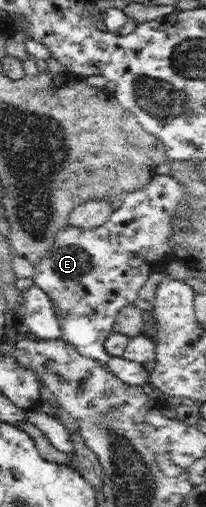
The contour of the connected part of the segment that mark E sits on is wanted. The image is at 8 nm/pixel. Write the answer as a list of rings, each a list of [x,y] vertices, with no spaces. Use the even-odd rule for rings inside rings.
[[[155,174],[151,181],[137,191],[125,192],[119,209],[115,209],[109,219],[95,229],[81,229],[68,225],[57,231],[53,248],[45,253],[41,261],[34,265],[33,281],[35,286],[47,293],[53,302],[53,309],[61,326],[60,338],[75,347],[75,350],[87,358],[105,364],[109,372],[115,374],[124,383],[142,386],[149,383],[150,374],[143,364],[125,360],[122,357],[111,357],[105,352],[105,341],[113,330],[117,313],[127,304],[133,304],[137,299],[141,287],[153,271],[164,271],[171,261],[177,261],[172,241],[172,227],[176,224],[176,217],[187,218],[184,213],[186,201],[185,186],[169,175]]]

